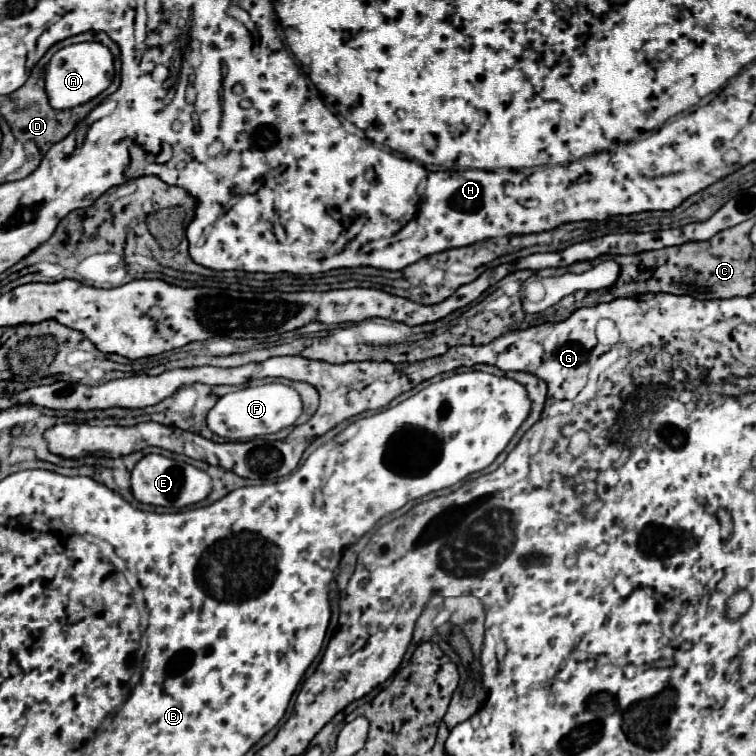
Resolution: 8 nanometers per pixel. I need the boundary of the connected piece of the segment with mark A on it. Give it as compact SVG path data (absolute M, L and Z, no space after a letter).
M89 41L63 47L51 57L45 69L45 91L49 95L49 105L53 109L71 109L81 103L87 103L111 85L113 75L113 57L103 43Z

